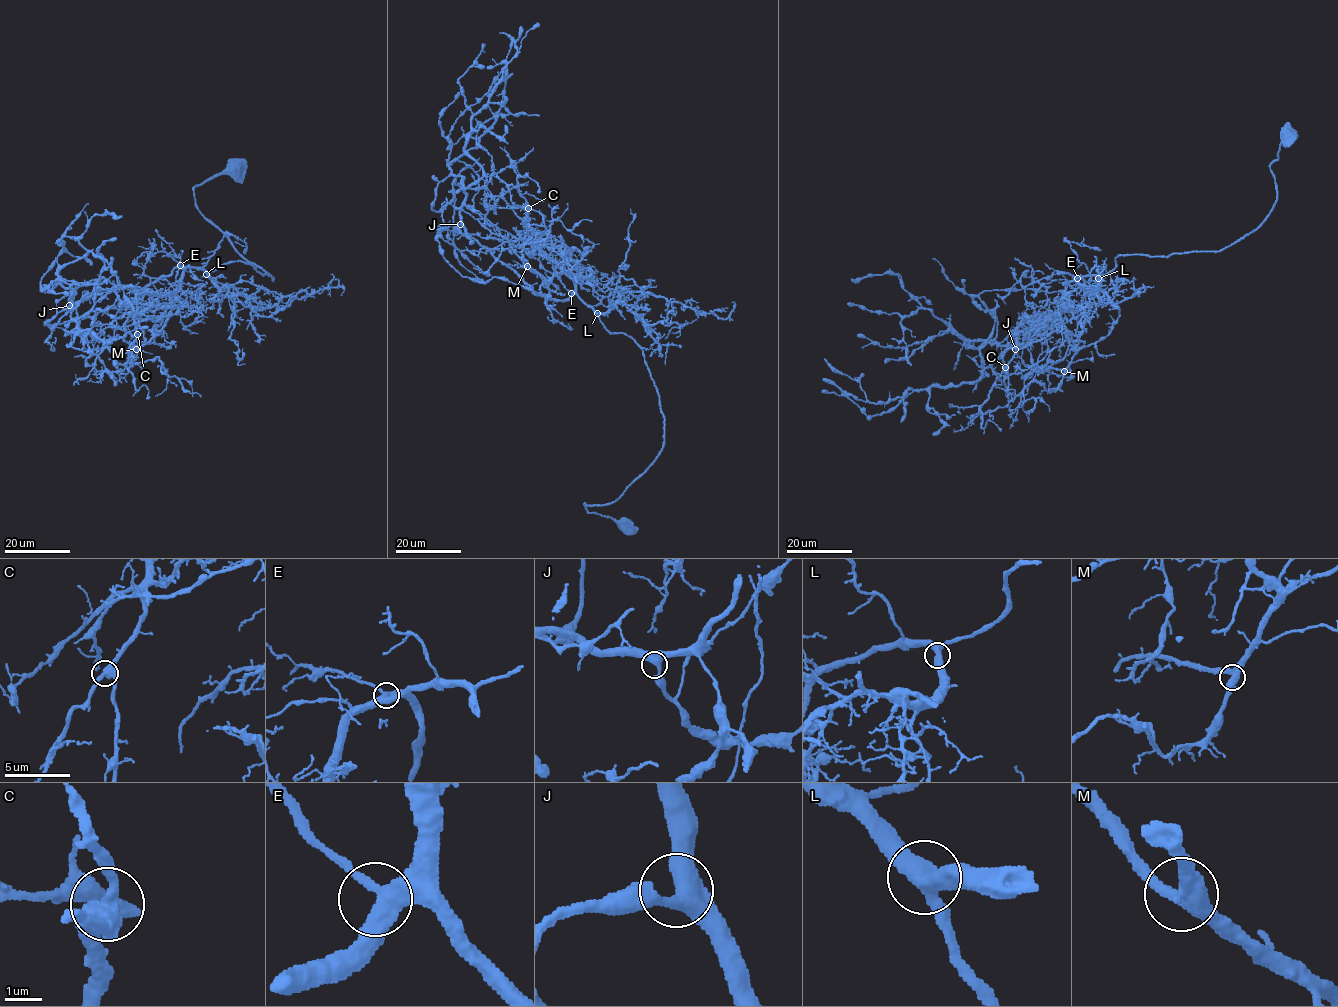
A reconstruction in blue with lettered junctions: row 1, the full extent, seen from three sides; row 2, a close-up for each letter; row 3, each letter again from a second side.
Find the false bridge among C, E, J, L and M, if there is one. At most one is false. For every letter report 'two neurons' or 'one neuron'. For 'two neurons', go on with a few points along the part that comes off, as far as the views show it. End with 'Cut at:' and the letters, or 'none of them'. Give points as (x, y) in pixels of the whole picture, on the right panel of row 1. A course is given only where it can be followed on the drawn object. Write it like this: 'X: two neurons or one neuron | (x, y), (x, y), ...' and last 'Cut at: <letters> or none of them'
C: one neuron
E: one neuron
J: one neuron
L: one neuron
M: one neuron
Cut at: none of them

